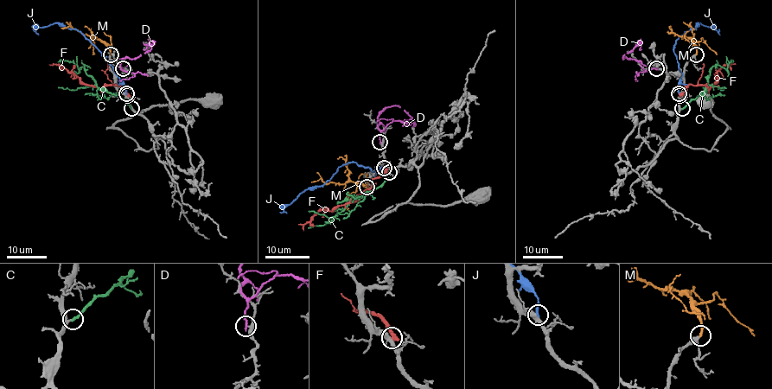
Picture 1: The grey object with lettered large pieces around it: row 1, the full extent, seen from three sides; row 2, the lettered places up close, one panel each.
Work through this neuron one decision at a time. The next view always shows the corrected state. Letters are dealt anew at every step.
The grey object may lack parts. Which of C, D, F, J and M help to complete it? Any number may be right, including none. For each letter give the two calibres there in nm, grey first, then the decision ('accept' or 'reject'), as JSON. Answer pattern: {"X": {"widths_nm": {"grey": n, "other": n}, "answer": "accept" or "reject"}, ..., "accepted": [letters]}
{"C": {"widths_nm": {"grey": 320, "other": 240}, "answer": "accept"}, "D": {"widths_nm": {"grey": 320, "other": 220}, "answer": "reject"}, "F": {"widths_nm": {"grey": 400, "other": 550}, "answer": "reject"}, "J": {"widths_nm": {"grey": 340, "other": 200}, "answer": "reject"}, "M": {"widths_nm": {"grey": 300, "other": 240}, "answer": "accept"}, "accepted": ["C", "M"]}

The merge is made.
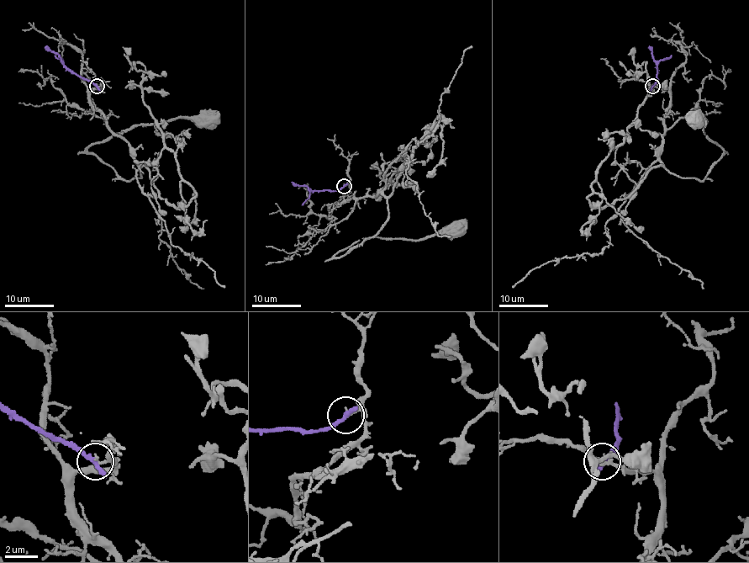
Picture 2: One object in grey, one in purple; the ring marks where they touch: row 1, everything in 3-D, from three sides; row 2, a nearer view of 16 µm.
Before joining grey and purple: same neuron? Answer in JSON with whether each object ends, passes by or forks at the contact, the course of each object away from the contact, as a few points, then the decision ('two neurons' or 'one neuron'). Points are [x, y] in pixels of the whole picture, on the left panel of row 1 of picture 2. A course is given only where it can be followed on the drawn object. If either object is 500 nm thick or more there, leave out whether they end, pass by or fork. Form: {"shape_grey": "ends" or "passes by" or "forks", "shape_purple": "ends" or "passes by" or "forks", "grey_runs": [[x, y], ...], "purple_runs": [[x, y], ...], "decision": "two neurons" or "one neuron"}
{"shape_grey": "passes by", "shape_purple": "passes by", "grey_runs": [[97, 86], [91, 103], [139, 167], [141, 177], [123, 180], [87, 149], [141, 124], [220, 114]], "purple_runs": [[97, 86], [73, 74], [59, 55], [44, 48]], "decision": "two neurons"}

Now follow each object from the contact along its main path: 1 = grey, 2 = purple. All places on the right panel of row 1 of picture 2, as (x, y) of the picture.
1: (651, 86), (669, 91), (659, 157), (672, 172), (703, 180), (724, 154), (704, 132), (706, 120), (687, 114)
2: (651, 86), (656, 81), (656, 65), (648, 48)

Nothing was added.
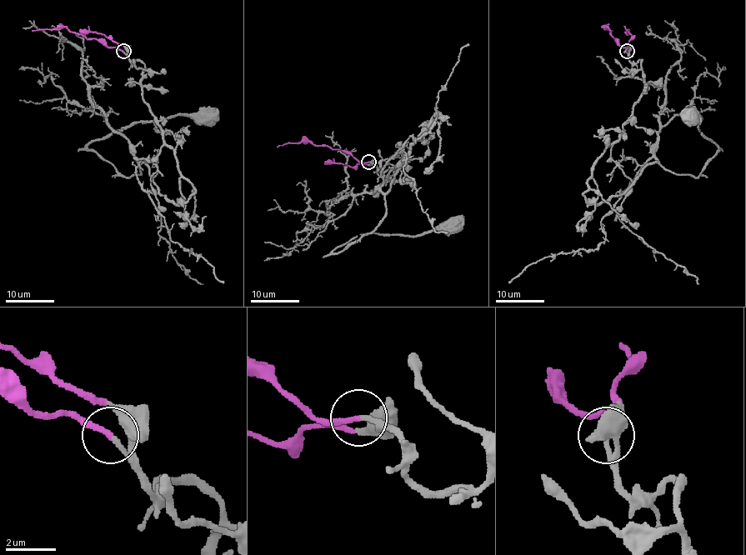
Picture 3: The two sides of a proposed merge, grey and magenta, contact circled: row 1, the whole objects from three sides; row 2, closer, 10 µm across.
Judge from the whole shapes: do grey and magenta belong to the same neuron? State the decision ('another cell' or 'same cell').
same cell

